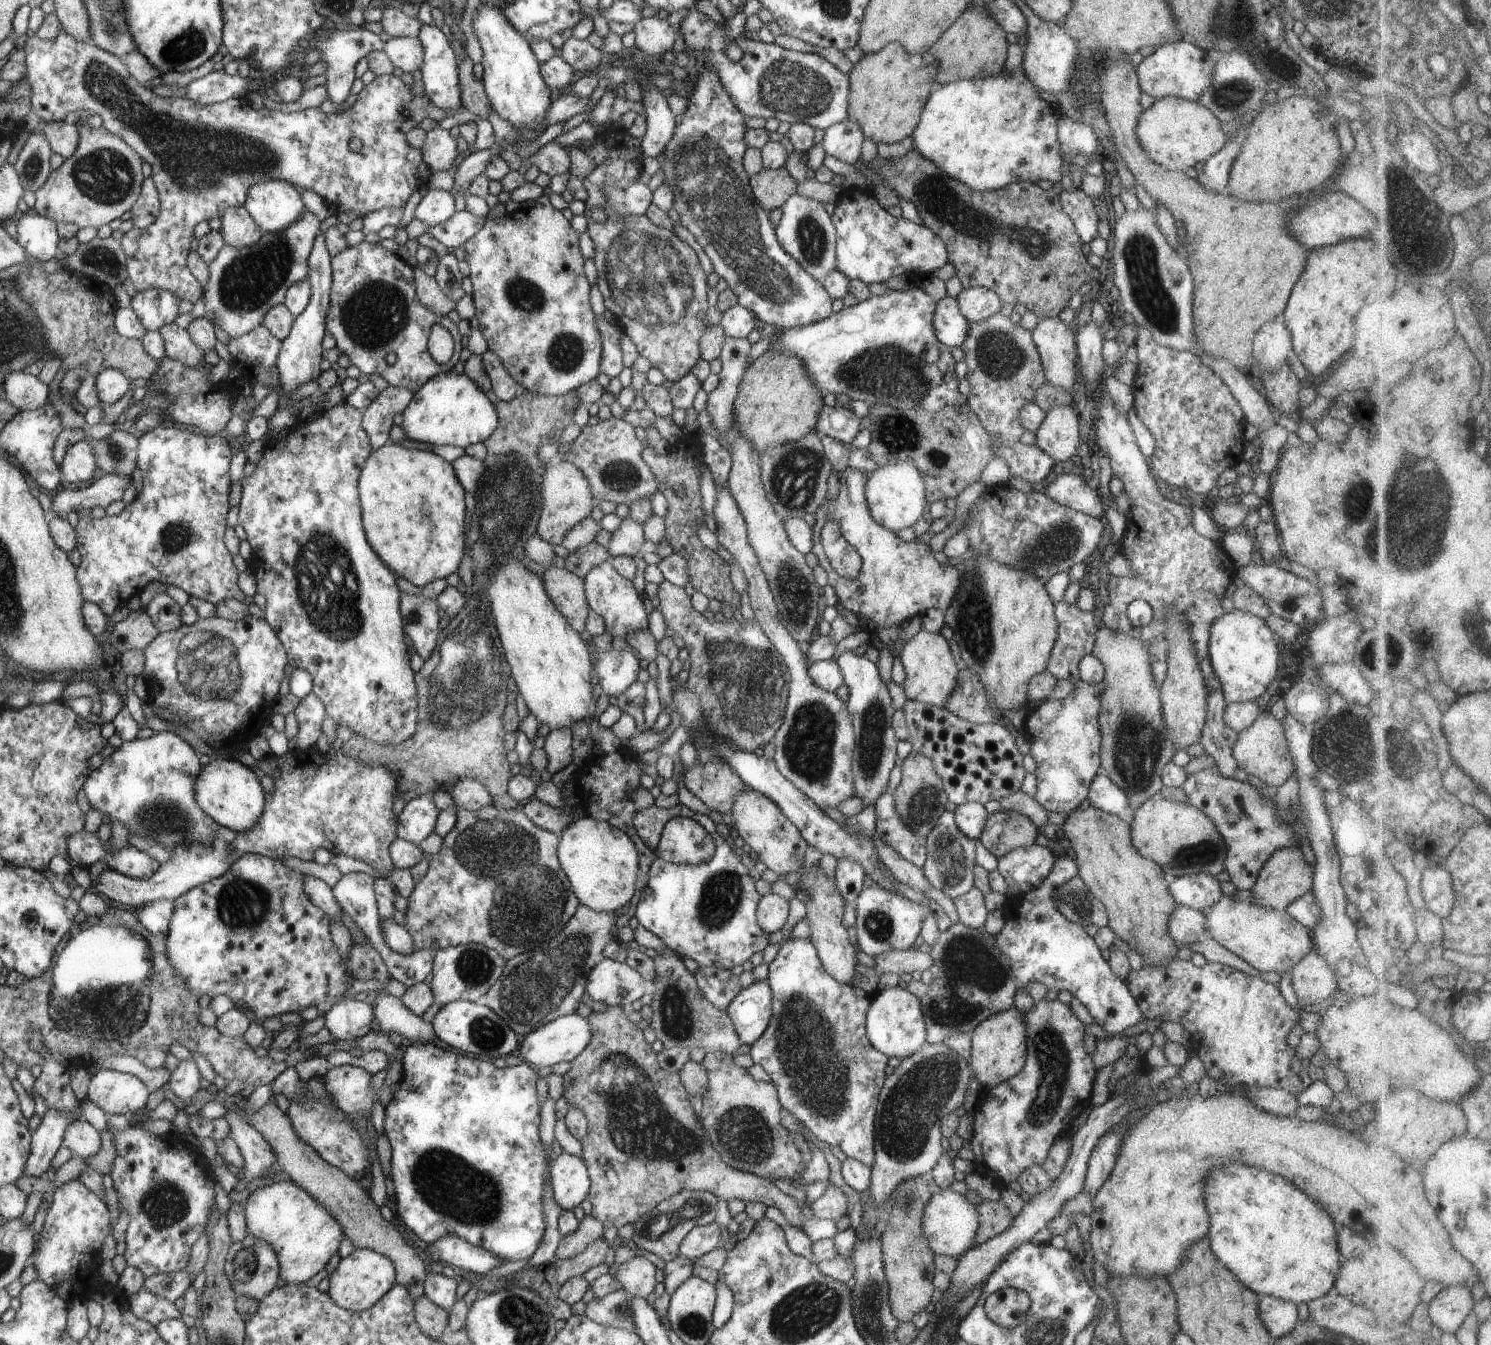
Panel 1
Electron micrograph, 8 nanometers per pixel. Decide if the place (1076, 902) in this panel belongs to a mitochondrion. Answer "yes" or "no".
yes

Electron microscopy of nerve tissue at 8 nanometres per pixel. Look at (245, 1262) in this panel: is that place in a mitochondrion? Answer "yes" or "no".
yes

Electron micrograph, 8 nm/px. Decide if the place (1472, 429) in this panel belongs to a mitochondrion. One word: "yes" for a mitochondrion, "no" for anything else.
no

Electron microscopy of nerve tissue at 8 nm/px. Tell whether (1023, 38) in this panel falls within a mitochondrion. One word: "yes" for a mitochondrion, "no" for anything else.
no

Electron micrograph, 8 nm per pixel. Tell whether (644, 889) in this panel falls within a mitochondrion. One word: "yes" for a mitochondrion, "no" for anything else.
no

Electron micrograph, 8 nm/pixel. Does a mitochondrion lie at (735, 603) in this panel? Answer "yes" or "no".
no

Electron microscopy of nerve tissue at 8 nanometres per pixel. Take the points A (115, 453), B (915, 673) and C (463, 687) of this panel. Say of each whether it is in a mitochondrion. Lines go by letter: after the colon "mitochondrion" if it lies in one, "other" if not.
A: mitochondrion
B: other
C: mitochondrion

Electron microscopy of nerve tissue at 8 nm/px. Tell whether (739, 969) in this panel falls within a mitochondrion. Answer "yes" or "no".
no

